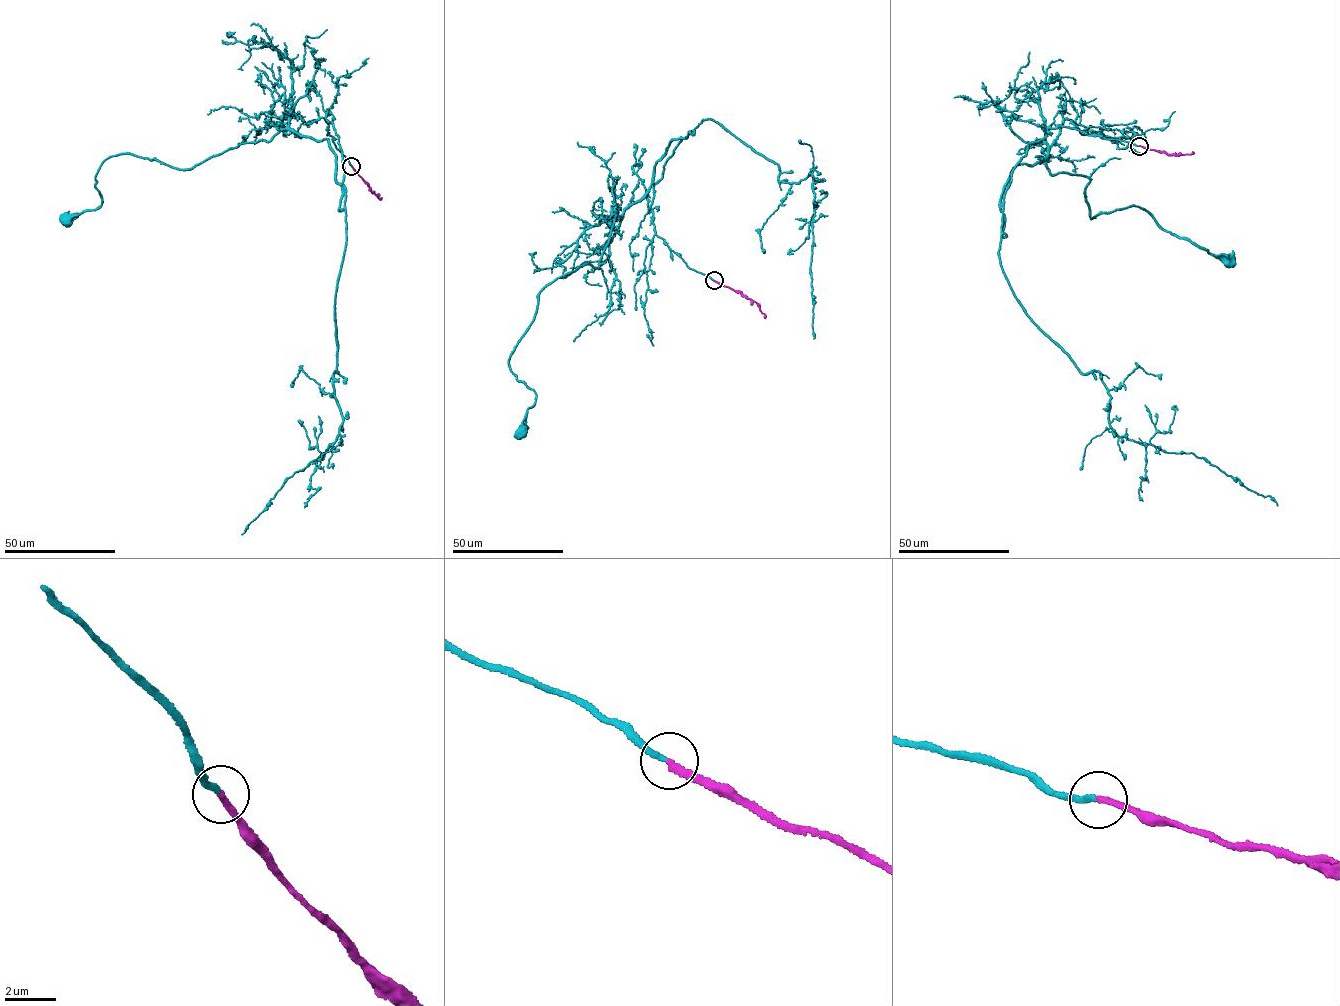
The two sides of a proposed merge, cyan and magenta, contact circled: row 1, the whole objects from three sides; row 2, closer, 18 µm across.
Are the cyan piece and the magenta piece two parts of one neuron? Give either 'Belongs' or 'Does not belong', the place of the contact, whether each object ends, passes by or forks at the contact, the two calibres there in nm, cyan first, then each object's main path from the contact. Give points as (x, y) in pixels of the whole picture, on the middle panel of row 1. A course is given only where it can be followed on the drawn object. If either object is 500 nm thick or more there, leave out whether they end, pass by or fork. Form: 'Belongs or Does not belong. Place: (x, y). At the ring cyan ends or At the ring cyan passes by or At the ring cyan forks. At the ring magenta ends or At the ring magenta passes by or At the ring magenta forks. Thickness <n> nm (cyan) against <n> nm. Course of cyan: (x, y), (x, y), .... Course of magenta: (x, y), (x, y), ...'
Belongs. Place: (714, 280). At the ring cyan ends. At the ring magenta ends. Thickness 240 nm (cyan) against 240 nm. Course of cyan: (714, 280), (655, 232), (674, 139), (598, 266), (540, 292), (508, 362), (536, 395), (518, 432). Course of magenta: (714, 280), (754, 301), (765, 318)

